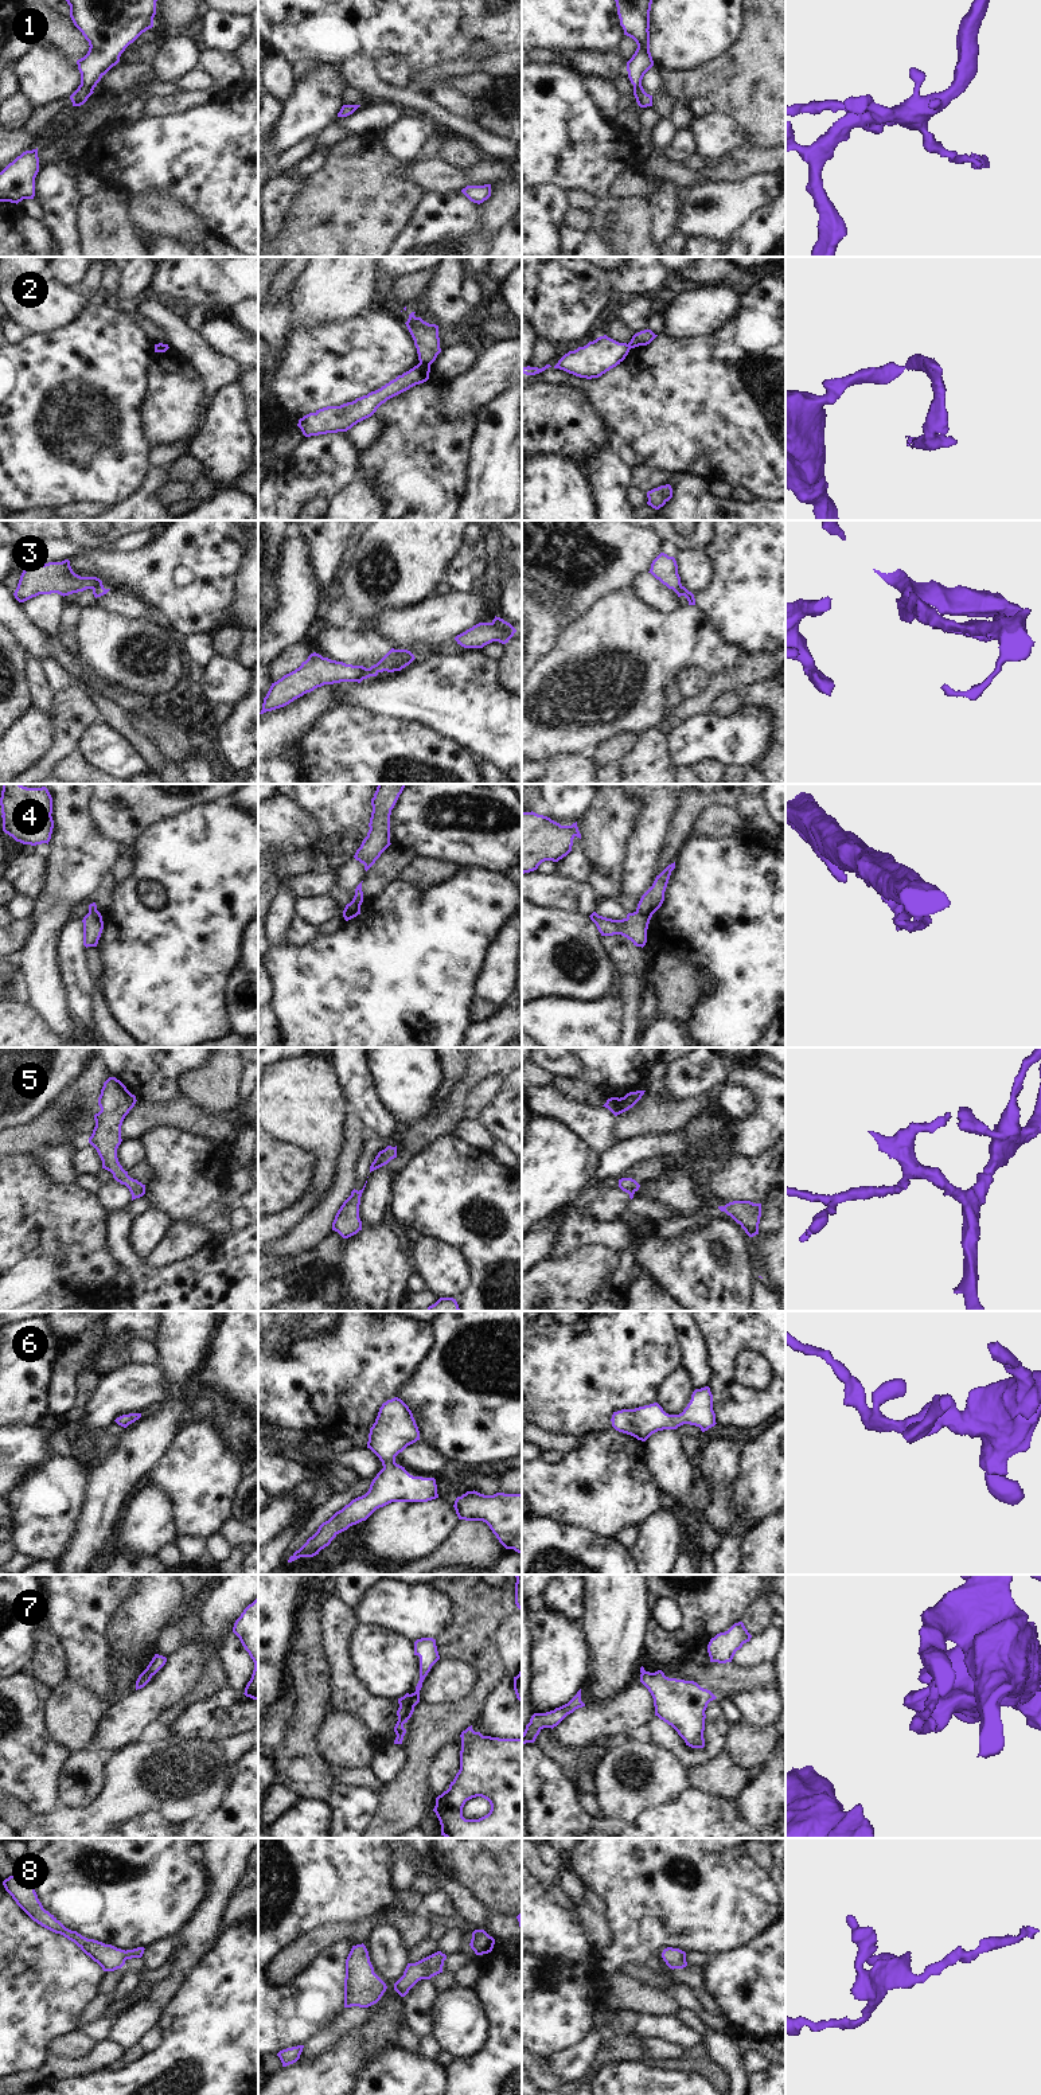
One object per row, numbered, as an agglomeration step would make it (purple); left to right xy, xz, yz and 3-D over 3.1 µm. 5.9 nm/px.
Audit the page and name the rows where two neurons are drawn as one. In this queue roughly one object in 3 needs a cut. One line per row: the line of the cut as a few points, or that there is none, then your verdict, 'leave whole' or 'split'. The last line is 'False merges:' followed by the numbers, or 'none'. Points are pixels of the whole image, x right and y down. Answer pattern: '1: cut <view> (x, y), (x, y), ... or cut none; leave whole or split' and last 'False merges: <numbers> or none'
1: cut none; leave whole
2: cut xz (420, 362), (429, 366); split
3: cut xy (92, 588), (101, 586), (104, 589); split
4: cut yz (636, 911), (650, 917); split
5: cut none; leave whole
6: cut none; leave whole
7: cut xz (410, 1694), (418, 1700); split
8: cut none; leave whole
False merges: 2, 3, 4, 7

